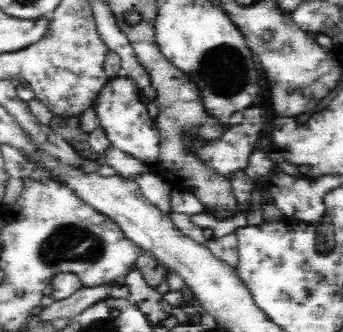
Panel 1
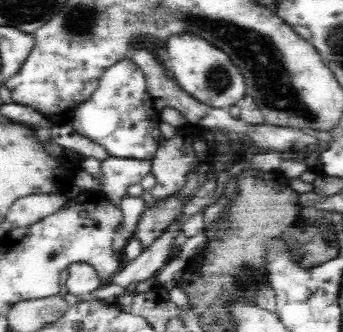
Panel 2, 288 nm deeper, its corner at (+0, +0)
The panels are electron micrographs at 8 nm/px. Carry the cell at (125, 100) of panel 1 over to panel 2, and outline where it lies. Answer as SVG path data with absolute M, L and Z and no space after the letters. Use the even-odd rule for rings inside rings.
M130 58L110 66L100 78L100 86L74 110L72 126L78 134L88 136L92 142L102 144L114 158L132 158L132 160L154 160L160 144L160 112L154 106L154 98L148 92L146 76Z

